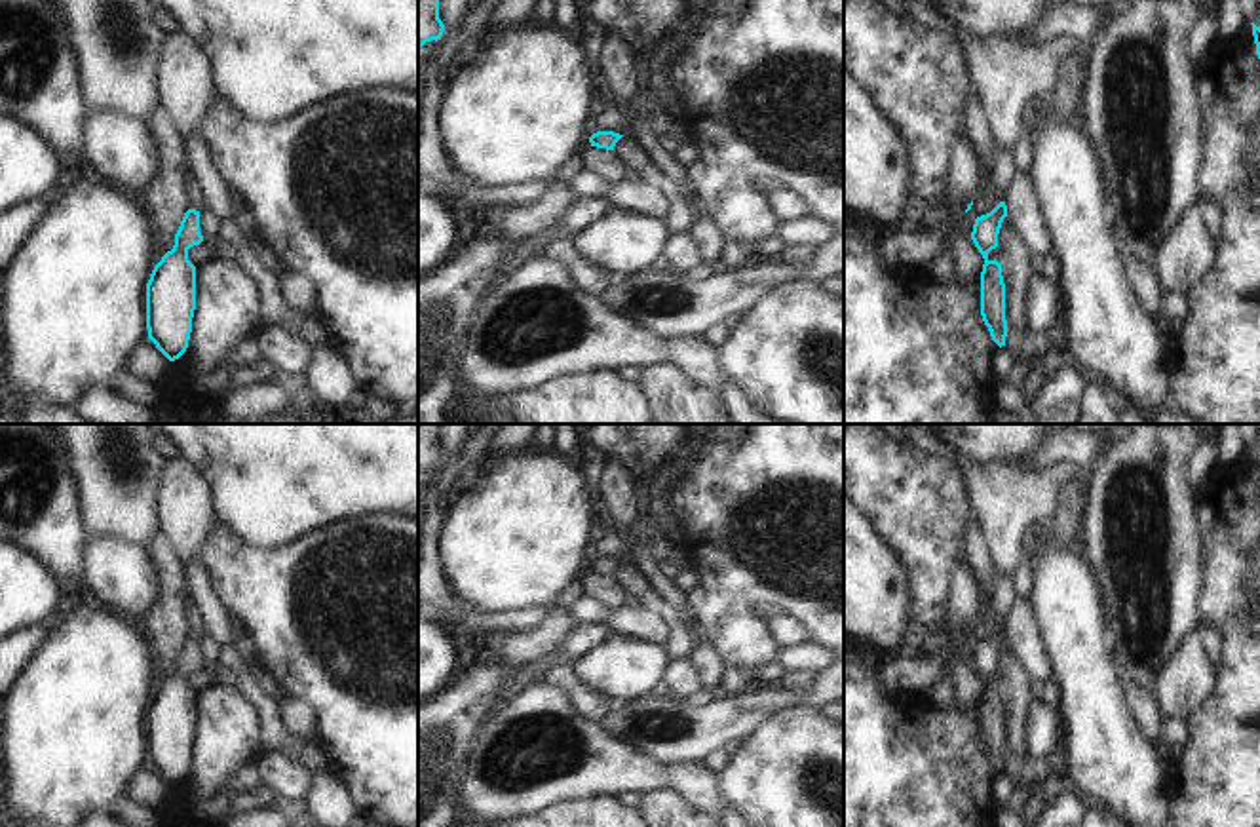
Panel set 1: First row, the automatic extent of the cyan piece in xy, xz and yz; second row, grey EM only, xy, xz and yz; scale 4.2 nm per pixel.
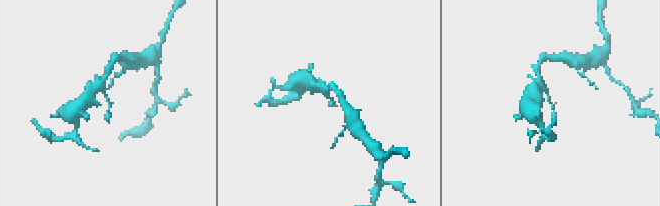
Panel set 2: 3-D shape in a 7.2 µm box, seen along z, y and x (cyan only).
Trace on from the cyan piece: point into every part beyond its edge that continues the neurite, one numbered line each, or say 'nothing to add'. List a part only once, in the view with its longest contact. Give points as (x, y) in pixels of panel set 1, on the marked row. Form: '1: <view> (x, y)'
nothing to add.

